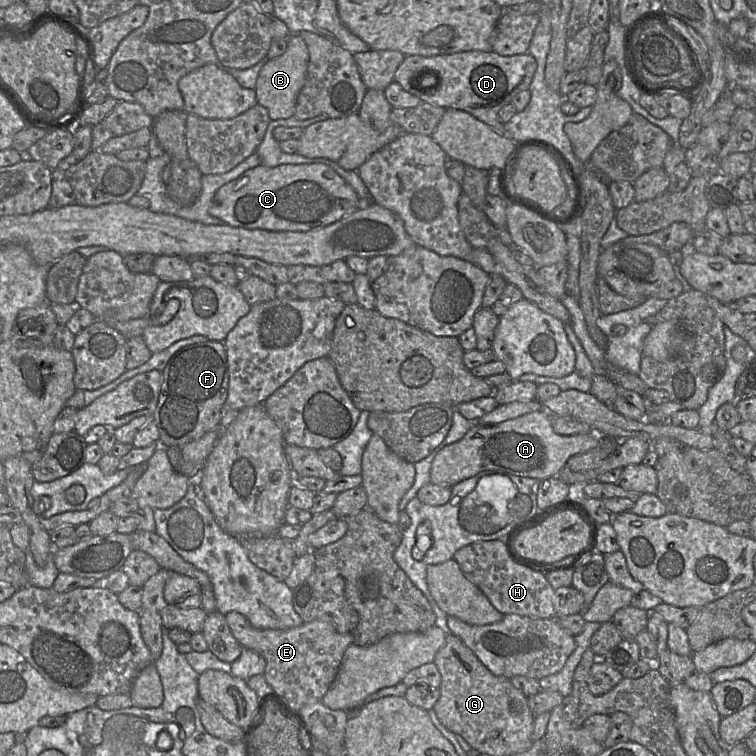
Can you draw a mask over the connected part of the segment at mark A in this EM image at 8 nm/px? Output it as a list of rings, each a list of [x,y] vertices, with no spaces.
[[[542,409],[500,423],[472,422],[470,429],[460,440],[447,445],[436,454],[431,464],[430,482],[452,487],[488,470],[544,480],[558,476],[569,458],[595,448],[600,437],[605,436],[595,432],[557,434],[552,427],[552,414]]]

